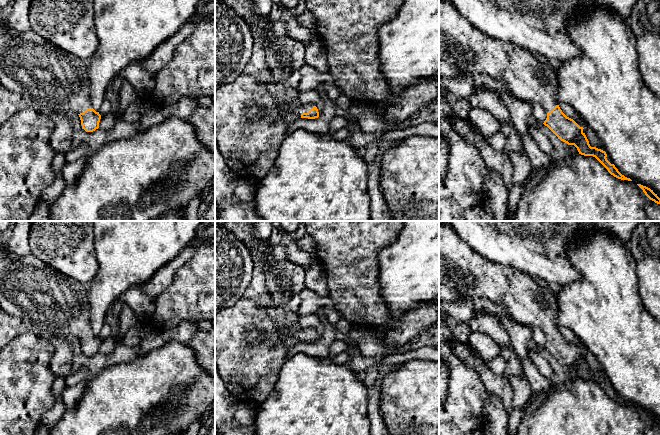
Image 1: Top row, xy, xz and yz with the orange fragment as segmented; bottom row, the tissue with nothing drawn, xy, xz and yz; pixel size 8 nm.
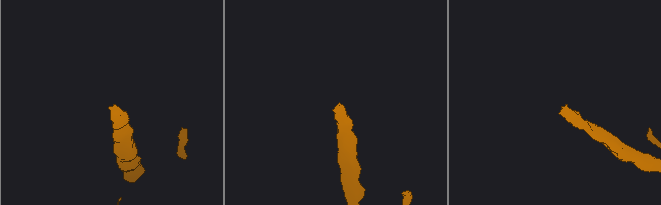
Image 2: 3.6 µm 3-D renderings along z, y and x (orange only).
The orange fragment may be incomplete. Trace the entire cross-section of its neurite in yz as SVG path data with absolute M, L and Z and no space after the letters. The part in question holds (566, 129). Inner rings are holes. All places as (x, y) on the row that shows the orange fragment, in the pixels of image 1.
M439 0L439 59L470 74L490 76L502 83L518 99L538 104L545 109L547 126L561 141L574 145L579 154L595 157L614 177L632 181L622 175L614 164L607 160L605 151L591 147L580 127L573 119L567 117L557 102L558 81L555 71L560 64L556 61L542 63L538 54L516 45L510 41L494 39L476 29L457 9L449 2Z

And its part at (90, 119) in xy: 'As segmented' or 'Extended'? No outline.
Extended

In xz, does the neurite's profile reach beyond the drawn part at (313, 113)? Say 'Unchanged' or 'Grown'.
Grown

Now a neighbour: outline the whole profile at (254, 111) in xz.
M255 102L247 104L246 115L249 120L258 120L262 116L268 116L268 114L264 111L264 107Z

